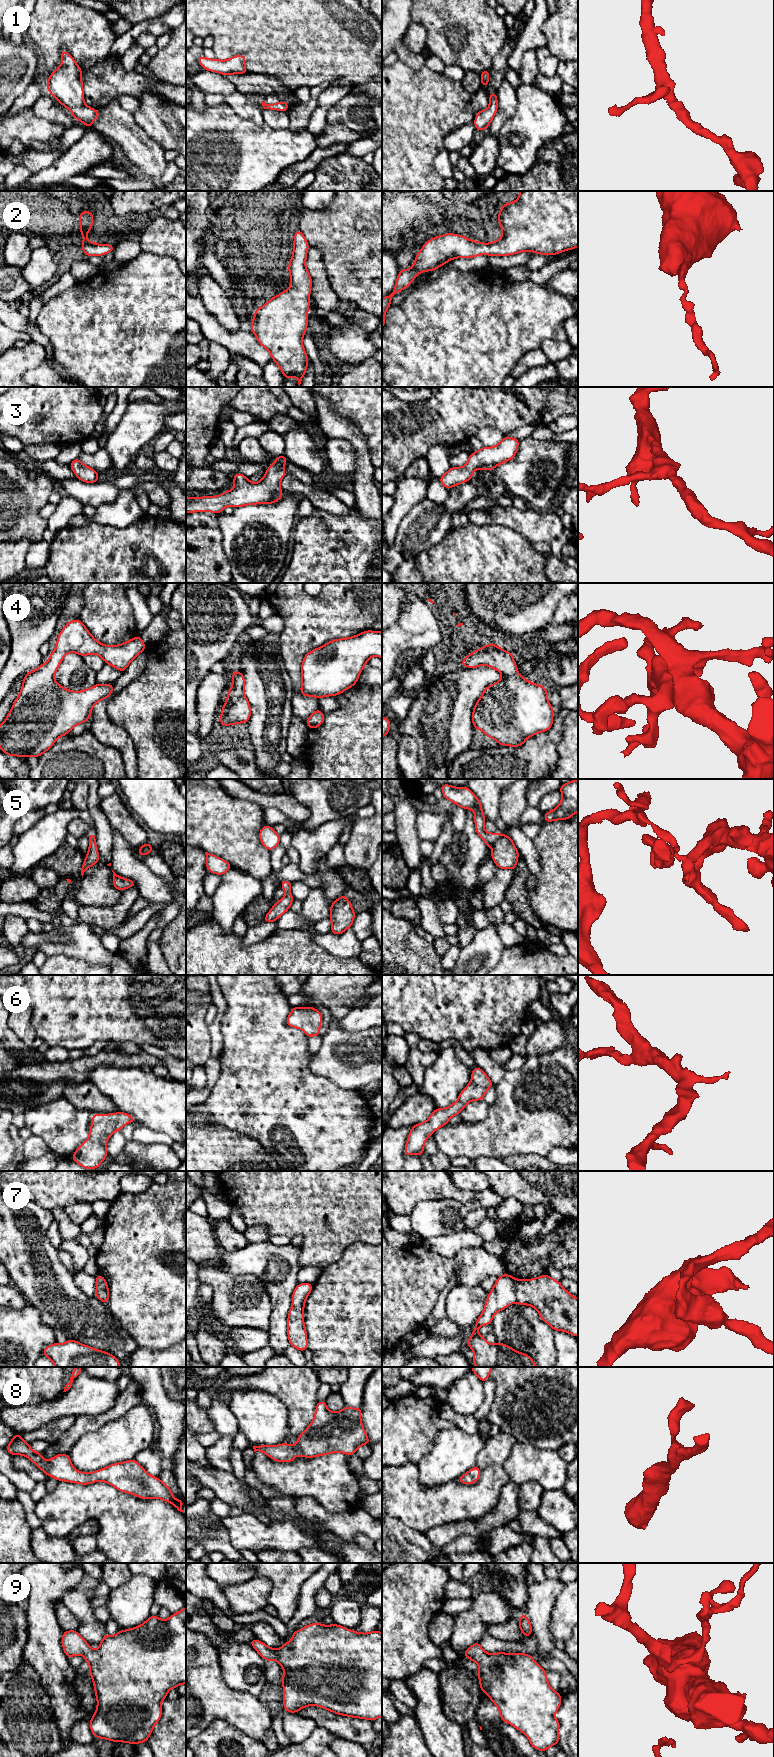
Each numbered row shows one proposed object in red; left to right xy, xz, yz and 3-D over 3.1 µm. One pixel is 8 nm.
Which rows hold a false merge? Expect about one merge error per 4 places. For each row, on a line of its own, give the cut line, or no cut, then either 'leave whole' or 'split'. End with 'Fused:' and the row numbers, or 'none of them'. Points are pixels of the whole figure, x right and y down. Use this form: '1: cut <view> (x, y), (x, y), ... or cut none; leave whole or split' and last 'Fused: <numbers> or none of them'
1: cut none; leave whole
2: cut none; leave whole
3: cut none; leave whole
4: cut none; leave whole
5: cut yz (502, 835), (491, 845); split
6: cut none; leave whole
7: cut none; leave whole
8: cut none; leave whole
9: cut none; leave whole
Fused: 5

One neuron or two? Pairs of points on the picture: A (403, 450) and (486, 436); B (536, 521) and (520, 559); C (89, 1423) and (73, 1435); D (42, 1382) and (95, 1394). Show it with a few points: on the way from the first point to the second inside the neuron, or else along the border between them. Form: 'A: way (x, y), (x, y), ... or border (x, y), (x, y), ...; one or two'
A: border (500, 431), (492, 427), (482, 427), (476, 435); two
B: border (508, 527), (517, 531), (532, 543); two
C: way (85, 1424), (77, 1431); one
D: border (62, 1391), (53, 1399), (41, 1402); two

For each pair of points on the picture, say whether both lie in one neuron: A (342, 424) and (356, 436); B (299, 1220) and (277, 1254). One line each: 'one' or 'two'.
A: one
B: two

